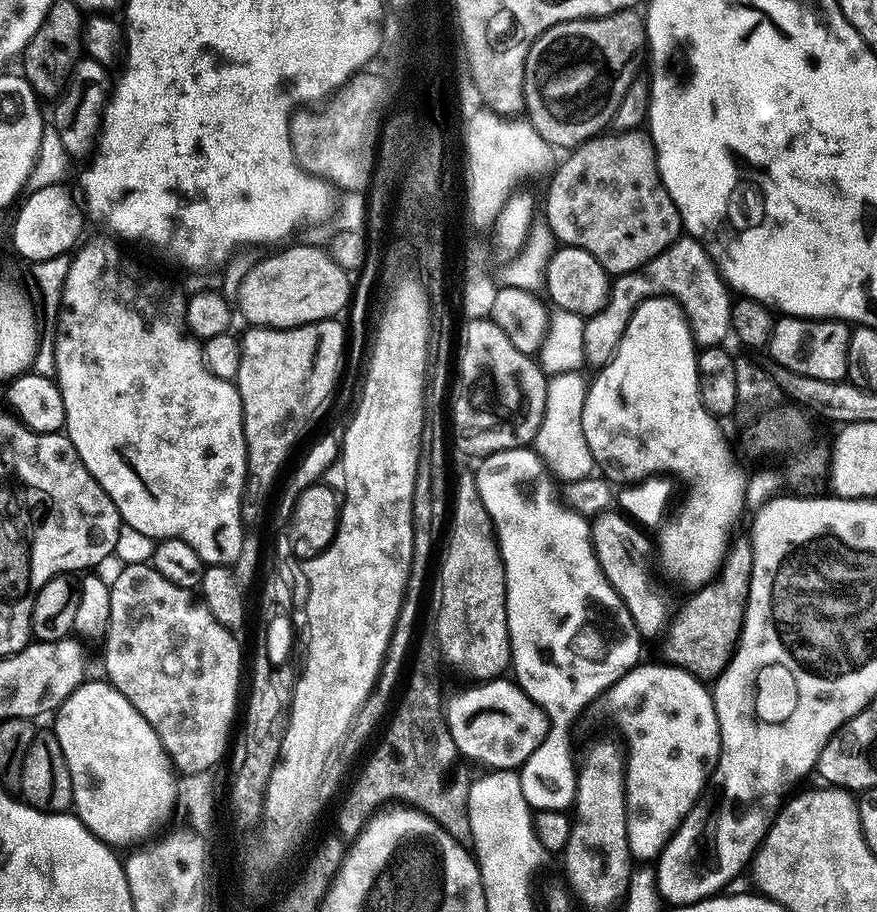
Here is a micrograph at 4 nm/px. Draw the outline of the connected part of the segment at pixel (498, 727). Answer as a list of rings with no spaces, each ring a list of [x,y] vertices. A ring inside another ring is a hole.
[[[497,678],[473,685],[473,688],[464,688],[452,697],[449,695],[446,700],[448,733],[454,738],[457,753],[476,764],[485,764],[484,768],[488,770],[519,769],[526,758],[530,758],[530,754],[534,754],[534,750],[538,750],[538,746],[548,737],[548,715],[511,679]]]

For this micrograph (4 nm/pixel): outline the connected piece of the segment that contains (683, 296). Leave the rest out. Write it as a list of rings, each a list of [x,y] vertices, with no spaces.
[[[684,234],[648,264],[615,277],[611,281],[608,300],[602,310],[585,319],[584,359],[589,365],[593,364],[593,369],[599,370],[608,363],[609,358],[616,353],[618,342],[624,337],[624,331],[636,307],[653,296],[674,298],[684,309],[684,315],[692,325],[692,339],[697,345],[720,346],[725,343],[724,339],[729,339],[734,303],[730,285],[721,276],[720,269],[712,261],[712,256],[705,250],[704,245]]]

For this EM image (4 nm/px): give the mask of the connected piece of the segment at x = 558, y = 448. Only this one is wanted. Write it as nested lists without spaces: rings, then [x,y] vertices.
[[[579,371],[563,372],[557,376],[547,377],[546,410],[542,414],[542,426],[538,426],[538,434],[534,441],[535,452],[541,456],[545,465],[561,481],[566,480],[565,482],[586,479],[594,472],[590,446],[586,446],[586,434],[582,434],[582,406],[586,402],[588,393],[588,384],[586,376],[584,380],[584,375],[583,371]]]

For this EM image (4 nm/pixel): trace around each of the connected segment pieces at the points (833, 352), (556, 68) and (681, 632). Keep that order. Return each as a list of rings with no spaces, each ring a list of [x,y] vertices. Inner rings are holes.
[[[781,315],[773,323],[766,352],[772,355],[772,364],[781,364],[794,374],[823,380],[843,380],[848,374],[848,343],[851,337],[849,325],[842,320]]]
[[[636,10],[611,12],[608,16],[593,16],[586,20],[567,20],[550,26],[550,30],[532,43],[526,58],[523,111],[528,123],[556,150],[578,148],[599,137],[611,125],[622,98],[626,98],[626,90],[630,90],[632,81],[637,79],[639,72],[636,71],[640,64],[642,68],[645,52],[644,18]]]
[[[733,539],[723,557],[723,563],[715,577],[699,589],[697,596],[688,600],[688,605],[671,623],[672,646],[666,656],[667,663],[685,668],[693,676],[705,681],[715,681],[724,667],[732,661],[736,643],[740,641],[740,631],[744,625],[744,615],[750,594],[752,577],[751,539]]]

